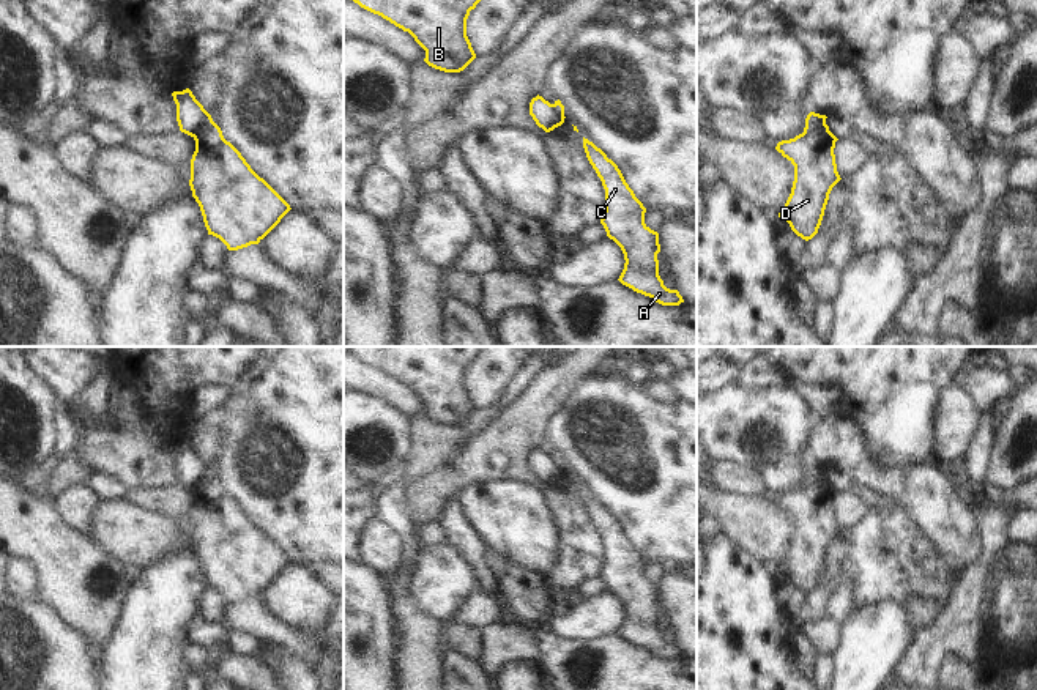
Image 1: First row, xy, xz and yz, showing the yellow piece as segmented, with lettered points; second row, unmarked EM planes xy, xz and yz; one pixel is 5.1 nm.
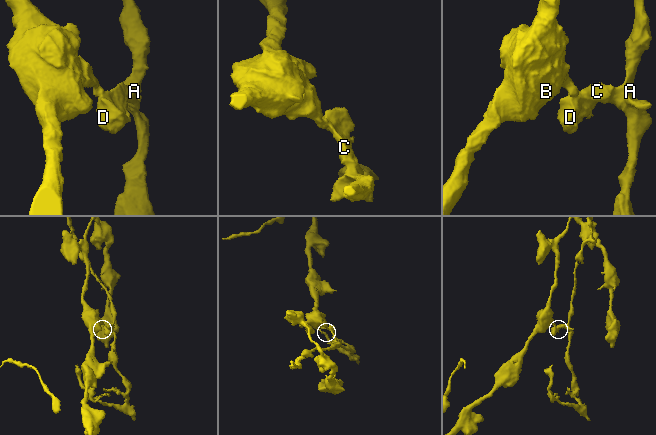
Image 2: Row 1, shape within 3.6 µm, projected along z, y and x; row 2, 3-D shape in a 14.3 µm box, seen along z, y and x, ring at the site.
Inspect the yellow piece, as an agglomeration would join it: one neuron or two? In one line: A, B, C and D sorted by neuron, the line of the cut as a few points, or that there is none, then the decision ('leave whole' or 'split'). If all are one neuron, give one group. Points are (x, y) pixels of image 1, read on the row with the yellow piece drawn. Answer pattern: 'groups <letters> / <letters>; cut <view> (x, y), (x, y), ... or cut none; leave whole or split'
groups A C D / B; cut xy (210, 115), (193, 136); split

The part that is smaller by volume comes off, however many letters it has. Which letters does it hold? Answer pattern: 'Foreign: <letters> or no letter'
Foreign: A, C, D.

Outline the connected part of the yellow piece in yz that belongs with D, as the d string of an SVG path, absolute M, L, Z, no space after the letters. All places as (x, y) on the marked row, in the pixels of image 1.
M810 112L804 132L775 147L794 165L791 194L779 217L805 241L818 233L829 194L842 180L834 154L837 140L829 126L820 123L815 112Z

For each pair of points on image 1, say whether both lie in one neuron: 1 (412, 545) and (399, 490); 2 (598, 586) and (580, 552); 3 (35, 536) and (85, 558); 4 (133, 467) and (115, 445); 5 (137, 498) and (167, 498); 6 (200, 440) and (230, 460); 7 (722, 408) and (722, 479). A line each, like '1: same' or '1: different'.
1: same
2: different
3: same
4: same
5: same
6: different
7: different

